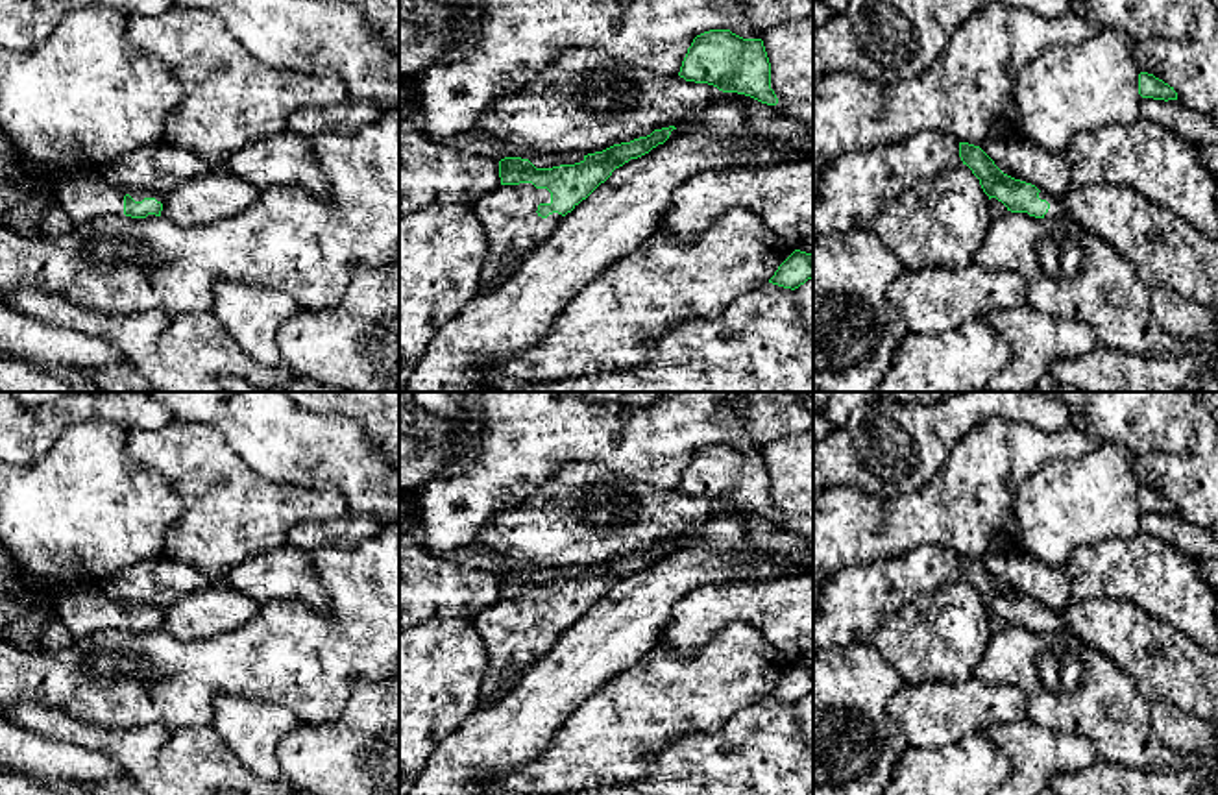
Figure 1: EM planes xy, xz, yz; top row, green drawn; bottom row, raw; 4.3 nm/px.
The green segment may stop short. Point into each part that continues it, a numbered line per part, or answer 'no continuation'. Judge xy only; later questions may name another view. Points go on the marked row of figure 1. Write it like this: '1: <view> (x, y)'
1: xy (84, 195)

